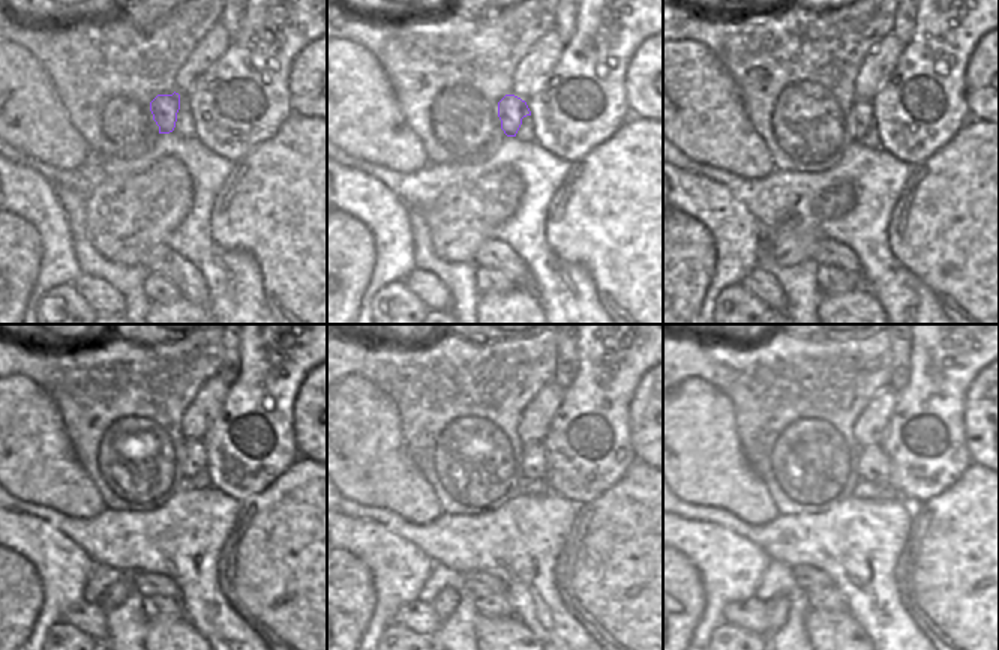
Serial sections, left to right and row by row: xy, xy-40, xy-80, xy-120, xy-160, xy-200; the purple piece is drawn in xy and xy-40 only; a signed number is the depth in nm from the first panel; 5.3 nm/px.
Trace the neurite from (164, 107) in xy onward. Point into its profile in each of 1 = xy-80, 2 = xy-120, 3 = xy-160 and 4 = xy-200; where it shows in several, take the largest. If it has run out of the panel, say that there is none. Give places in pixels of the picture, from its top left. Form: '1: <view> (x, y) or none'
1: xy-80 (864, 120)
2: xy-120 (195, 461)
3: xy-160 (533, 455)
4: xy-200 (873, 466)

